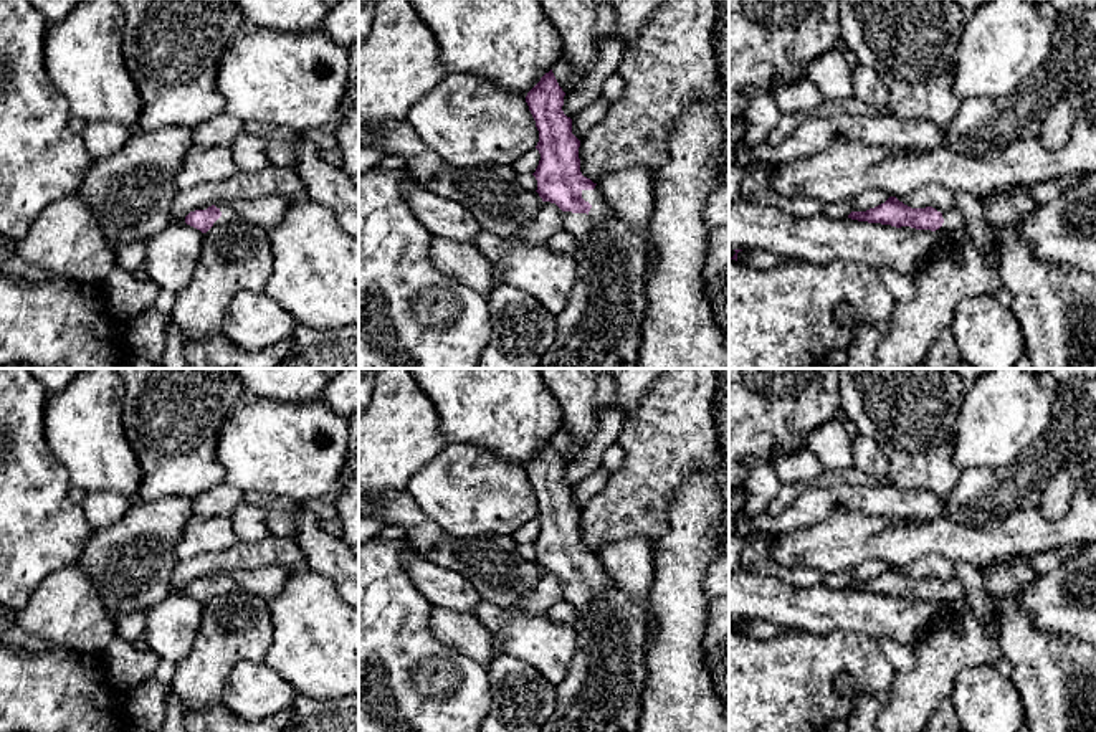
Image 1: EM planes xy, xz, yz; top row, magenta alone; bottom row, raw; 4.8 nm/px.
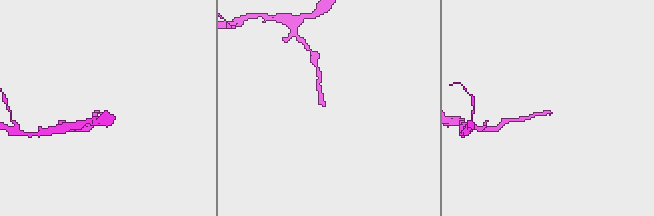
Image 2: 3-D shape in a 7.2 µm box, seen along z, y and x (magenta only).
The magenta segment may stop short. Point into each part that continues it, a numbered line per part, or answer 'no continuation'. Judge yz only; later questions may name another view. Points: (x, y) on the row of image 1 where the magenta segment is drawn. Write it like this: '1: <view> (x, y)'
1: yz (953, 220)

